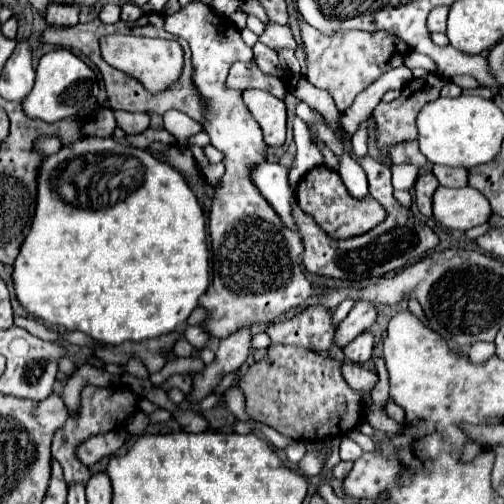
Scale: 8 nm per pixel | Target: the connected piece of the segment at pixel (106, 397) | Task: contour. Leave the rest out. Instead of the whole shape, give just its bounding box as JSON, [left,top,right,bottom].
[51,386,137,484]

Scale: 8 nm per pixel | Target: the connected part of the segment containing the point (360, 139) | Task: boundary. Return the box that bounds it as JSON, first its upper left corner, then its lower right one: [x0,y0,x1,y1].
[352,120,368,158]

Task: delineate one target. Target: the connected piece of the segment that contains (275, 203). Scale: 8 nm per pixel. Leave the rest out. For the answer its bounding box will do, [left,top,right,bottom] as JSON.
[251,162,297,230]

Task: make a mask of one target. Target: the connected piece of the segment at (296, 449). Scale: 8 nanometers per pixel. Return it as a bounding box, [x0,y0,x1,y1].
[285,440,305,464]

